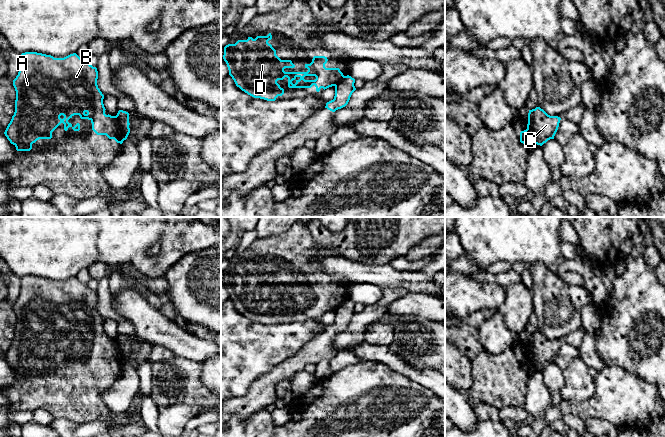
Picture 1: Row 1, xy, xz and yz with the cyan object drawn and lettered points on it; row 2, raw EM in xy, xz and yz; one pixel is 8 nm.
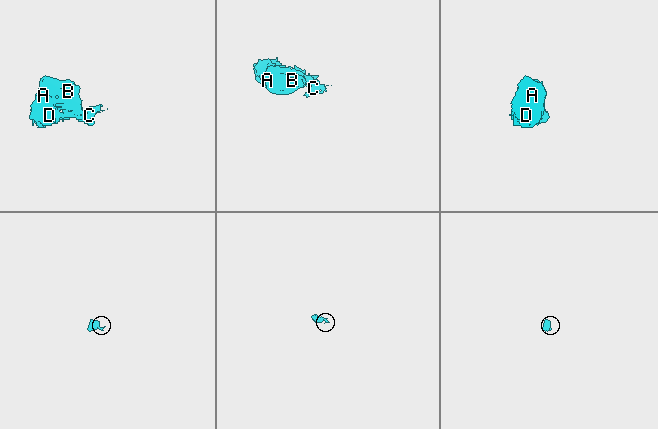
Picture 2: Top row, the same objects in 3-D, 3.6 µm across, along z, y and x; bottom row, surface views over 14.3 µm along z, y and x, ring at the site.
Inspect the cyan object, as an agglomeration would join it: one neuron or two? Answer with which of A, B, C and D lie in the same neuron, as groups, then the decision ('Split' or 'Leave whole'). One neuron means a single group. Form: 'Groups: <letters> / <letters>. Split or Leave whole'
Groups: A B D / C. Split

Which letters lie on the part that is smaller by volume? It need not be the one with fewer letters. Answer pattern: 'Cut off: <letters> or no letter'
Cut off: C

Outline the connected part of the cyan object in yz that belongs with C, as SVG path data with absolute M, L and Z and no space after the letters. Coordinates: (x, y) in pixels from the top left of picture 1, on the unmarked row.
M540 331L529 334L528 347L533 367L542 370L548 364L554 363L560 344L560 341L550 340Z

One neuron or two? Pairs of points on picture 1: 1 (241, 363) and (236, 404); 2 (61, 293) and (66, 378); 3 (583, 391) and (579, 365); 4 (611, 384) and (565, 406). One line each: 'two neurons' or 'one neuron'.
1: two neurons
2: one neuron
3: one neuron
4: one neuron

